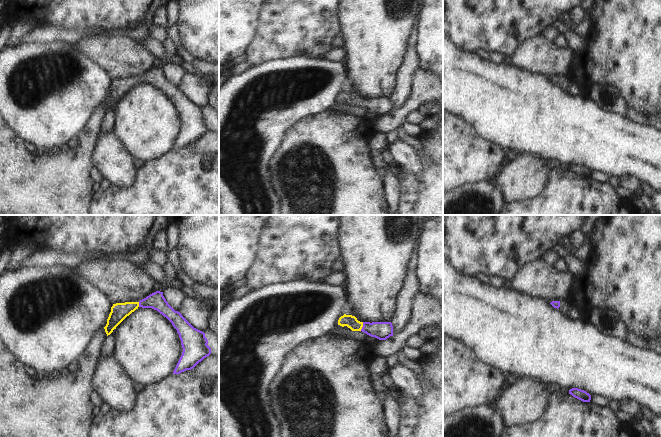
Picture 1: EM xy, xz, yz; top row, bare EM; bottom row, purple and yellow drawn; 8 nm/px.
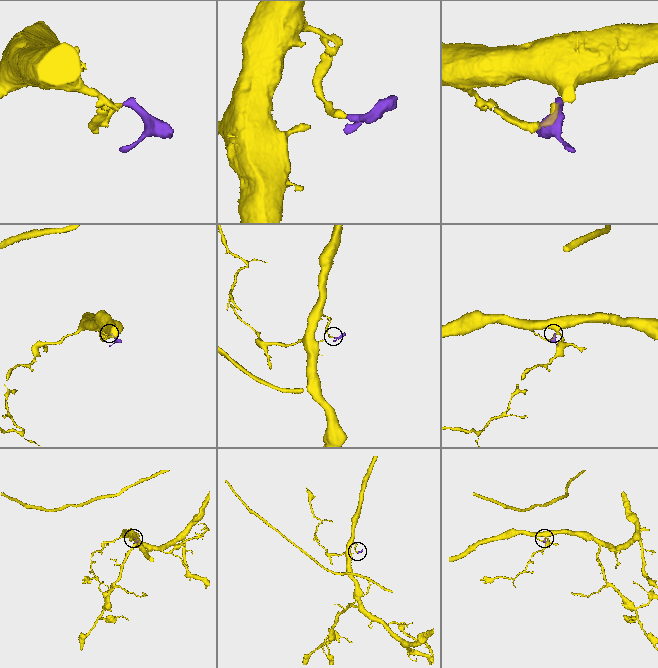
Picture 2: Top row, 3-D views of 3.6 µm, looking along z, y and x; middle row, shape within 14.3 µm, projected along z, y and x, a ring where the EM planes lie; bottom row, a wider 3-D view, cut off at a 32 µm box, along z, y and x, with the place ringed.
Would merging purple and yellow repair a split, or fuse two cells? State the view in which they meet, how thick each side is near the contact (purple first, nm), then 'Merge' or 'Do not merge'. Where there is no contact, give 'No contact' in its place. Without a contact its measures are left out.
Touches purple in xz. Thickness 140 nm (purple) against 100 nm. Merge.

